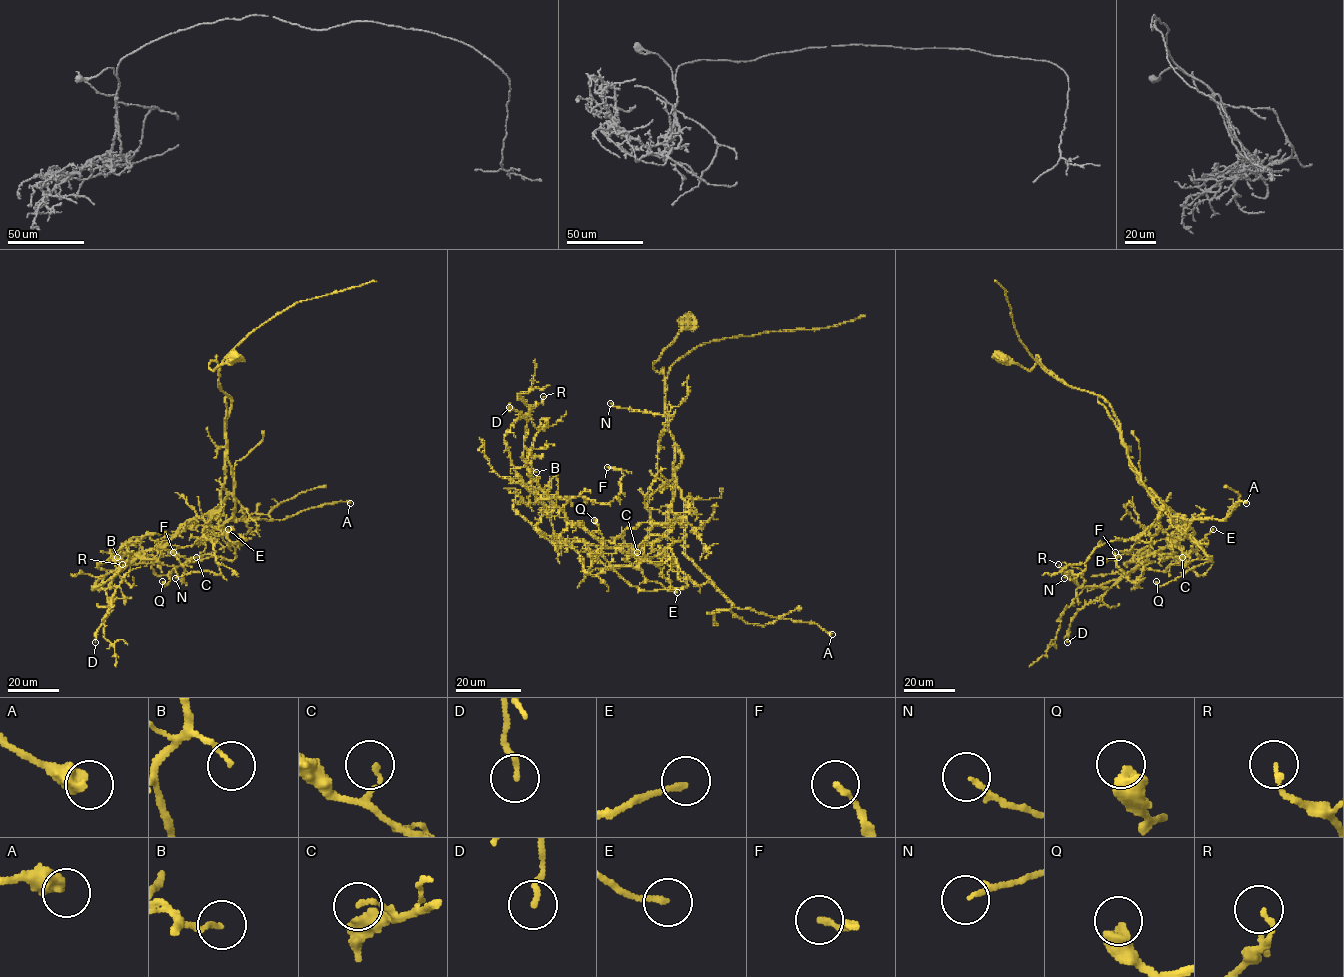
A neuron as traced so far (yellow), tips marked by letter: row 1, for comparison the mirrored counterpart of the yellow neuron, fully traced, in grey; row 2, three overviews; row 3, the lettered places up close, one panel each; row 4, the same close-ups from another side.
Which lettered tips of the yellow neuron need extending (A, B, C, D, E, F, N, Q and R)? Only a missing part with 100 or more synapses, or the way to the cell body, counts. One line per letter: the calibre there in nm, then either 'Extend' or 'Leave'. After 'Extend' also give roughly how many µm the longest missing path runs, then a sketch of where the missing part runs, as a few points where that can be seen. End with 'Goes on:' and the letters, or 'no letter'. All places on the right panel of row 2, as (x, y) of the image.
A: Thickness 480 nm. Leave
B: Thickness 110 nm. Leave
C: Thickness 120 nm. Leave
D: Thickness 160 nm. Leave
E: Thickness 170 nm. Leave
F: Thickness 150 nm. Leave
N: Thickness 150 nm. Leave
Q: Thickness 550 nm. Leave
R: Thickness 150 nm. Leave
Goes on: no letter

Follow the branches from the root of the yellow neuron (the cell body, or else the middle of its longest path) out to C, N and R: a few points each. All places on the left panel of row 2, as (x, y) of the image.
C: (234, 356), (213, 370), (209, 363), (217, 356), (226, 396), (226, 498), (189, 519), (163, 548), (196, 557)
N: (234, 356), (213, 370), (209, 363), (217, 356), (226, 396), (225, 483), (202, 533), (220, 573), (175, 578)
R: (234, 356), (213, 370), (209, 363), (217, 356), (226, 396), (226, 498), (92, 588), (122, 564)

